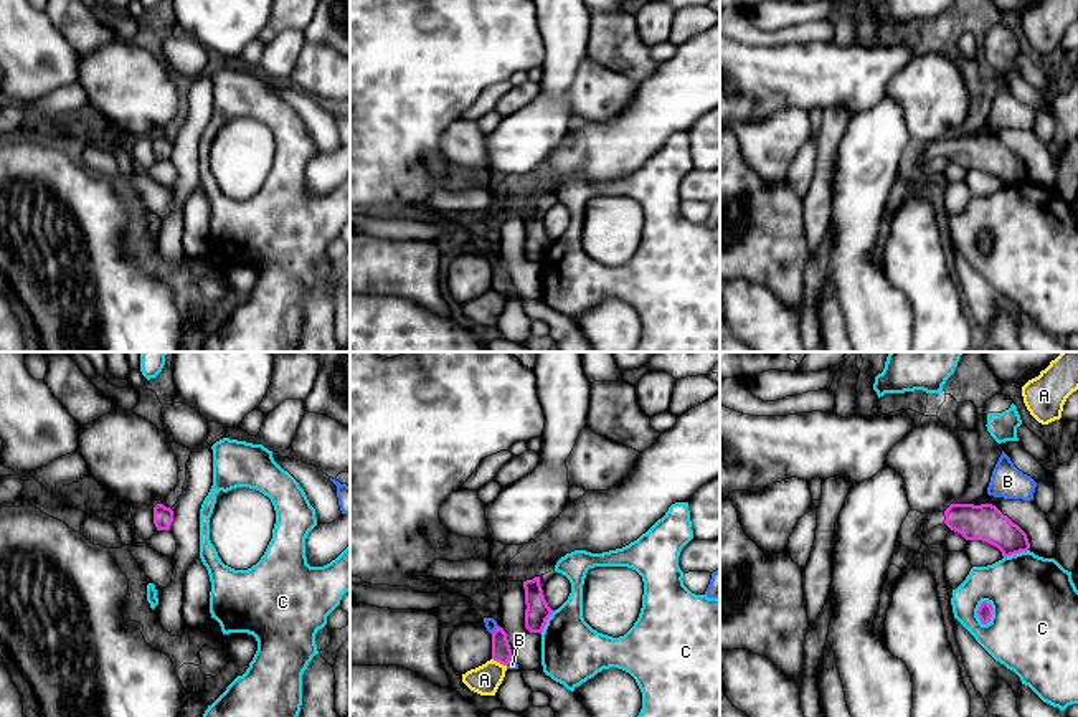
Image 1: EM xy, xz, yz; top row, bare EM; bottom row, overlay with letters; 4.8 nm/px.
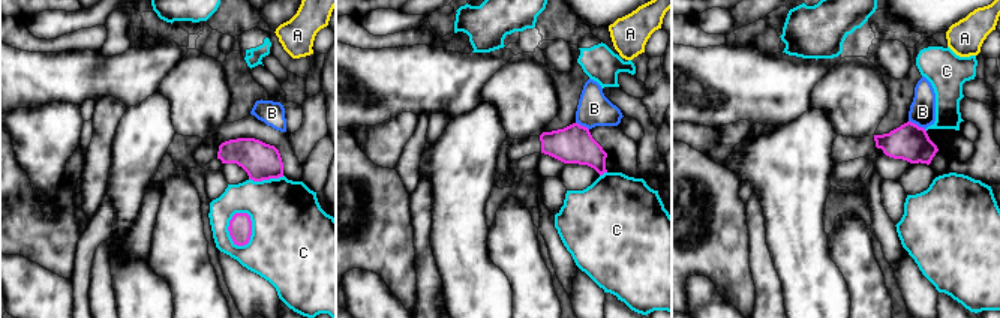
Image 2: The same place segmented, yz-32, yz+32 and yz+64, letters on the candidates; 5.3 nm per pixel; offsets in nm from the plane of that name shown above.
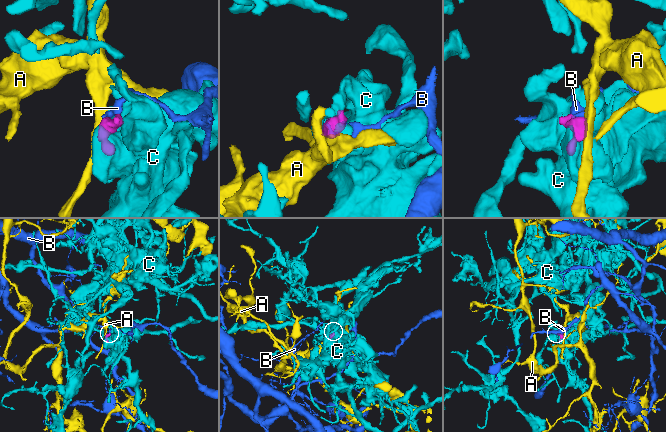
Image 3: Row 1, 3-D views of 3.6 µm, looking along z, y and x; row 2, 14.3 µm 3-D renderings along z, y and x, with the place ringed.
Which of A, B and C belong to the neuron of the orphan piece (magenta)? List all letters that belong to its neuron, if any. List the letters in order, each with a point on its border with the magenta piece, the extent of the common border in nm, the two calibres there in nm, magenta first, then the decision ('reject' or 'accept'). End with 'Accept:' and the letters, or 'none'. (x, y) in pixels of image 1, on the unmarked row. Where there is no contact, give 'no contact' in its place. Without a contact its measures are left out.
A: xz (499, 291) | 80 nm | 100/140 nm | reject
B: xz (509, 289) | 70 nm | 100/50 nm | reject
C: yz (978, 243) | 130 nm | 70/360 nm | reject
Accept: none

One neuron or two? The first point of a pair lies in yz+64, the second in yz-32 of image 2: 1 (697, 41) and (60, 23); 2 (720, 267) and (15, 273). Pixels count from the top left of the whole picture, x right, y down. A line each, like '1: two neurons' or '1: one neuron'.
1: two neurons
2: two neurons

